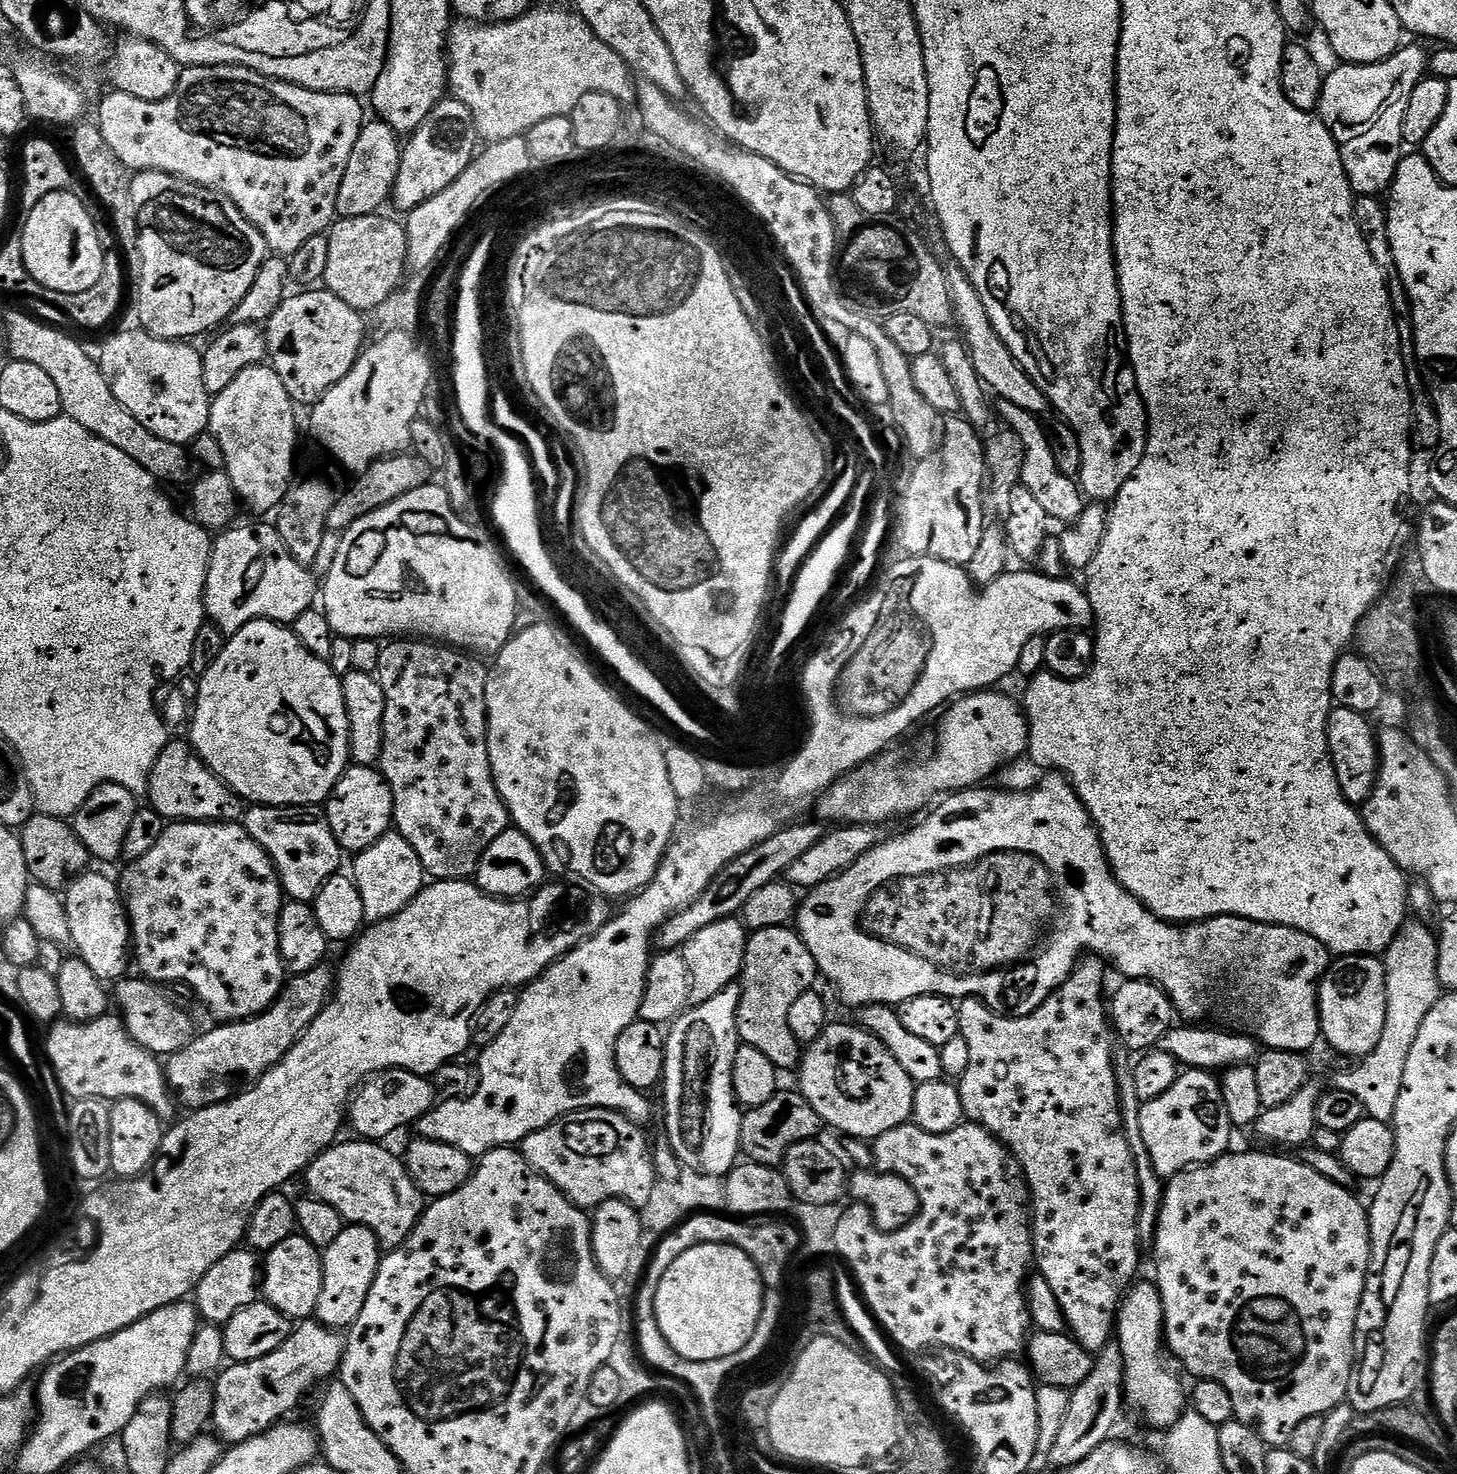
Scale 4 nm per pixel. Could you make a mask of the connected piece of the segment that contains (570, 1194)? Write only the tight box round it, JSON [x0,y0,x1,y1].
[518,1108,658,1210]

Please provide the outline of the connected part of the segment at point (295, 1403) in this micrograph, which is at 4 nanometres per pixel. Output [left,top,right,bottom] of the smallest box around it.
[211,1322,345,1446]

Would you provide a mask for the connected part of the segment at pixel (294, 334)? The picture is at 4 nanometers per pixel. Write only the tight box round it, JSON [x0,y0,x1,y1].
[266,290,365,406]

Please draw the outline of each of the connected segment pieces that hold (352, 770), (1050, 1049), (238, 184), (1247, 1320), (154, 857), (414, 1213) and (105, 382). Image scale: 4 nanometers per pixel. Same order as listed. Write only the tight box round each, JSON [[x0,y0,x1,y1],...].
[[326,764,393,853],[958,958,1142,1354],[98,64,366,258],[1154,1152,1372,1446],[122,822,286,1022],[302,1139,426,1249],[4,311,190,485]]

